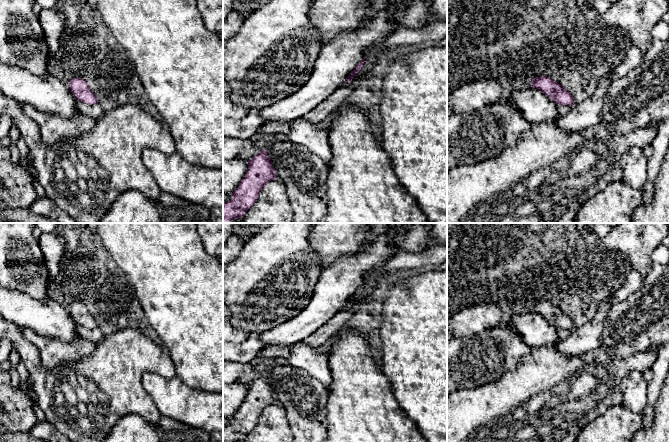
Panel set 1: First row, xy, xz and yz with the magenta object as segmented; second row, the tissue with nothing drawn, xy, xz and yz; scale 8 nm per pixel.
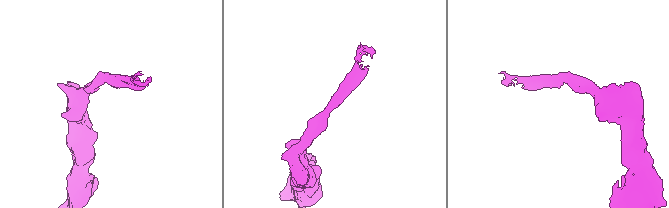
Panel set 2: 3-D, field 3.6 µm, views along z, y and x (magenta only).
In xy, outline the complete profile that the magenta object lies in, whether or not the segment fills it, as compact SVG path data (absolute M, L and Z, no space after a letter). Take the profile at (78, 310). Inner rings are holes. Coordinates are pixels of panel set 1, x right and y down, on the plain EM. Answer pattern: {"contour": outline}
{"contour": "M71 302L68 307L69 313L71 314L73 320L87 328L94 329L97 327L96 320L89 313L87 306L82 302Z"}

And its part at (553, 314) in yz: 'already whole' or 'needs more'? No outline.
already whole

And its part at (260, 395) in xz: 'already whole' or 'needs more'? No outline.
already whole

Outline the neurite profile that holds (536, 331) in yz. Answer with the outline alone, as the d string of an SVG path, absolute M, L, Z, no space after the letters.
M529 311L523 314L514 314L508 317L507 322L510 329L519 334L530 347L538 348L559 343L558 329L536 312Z

